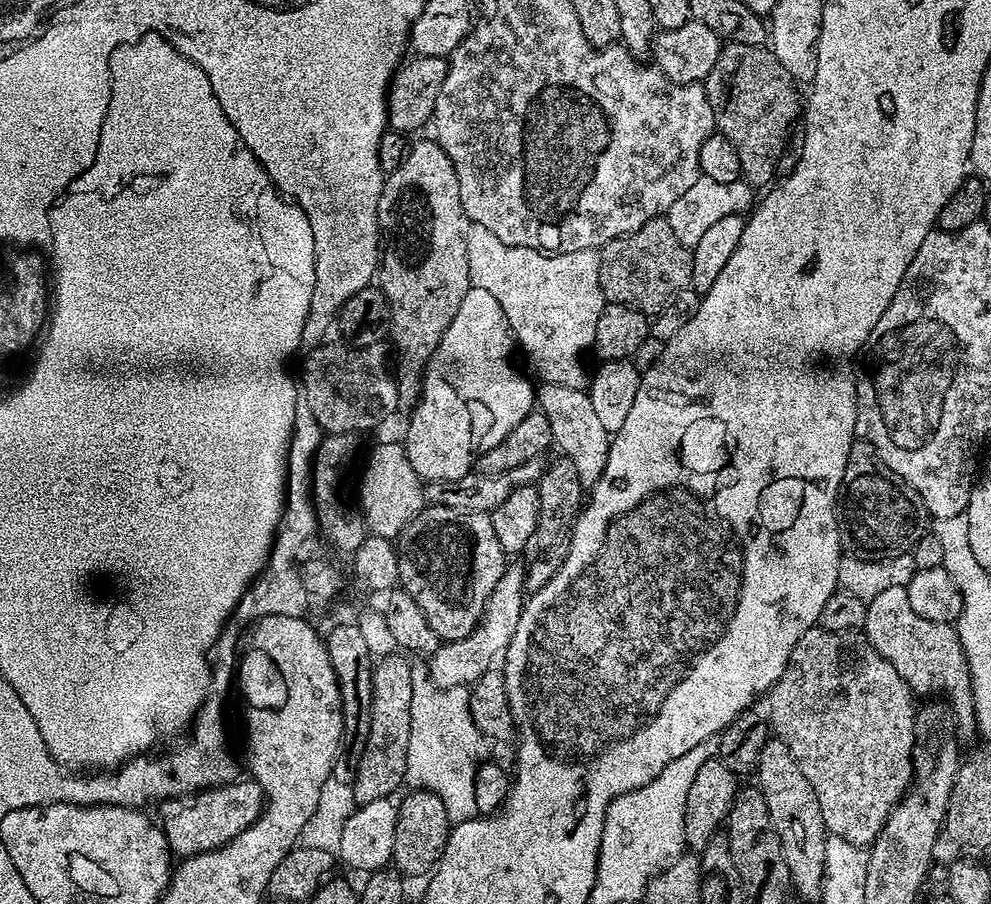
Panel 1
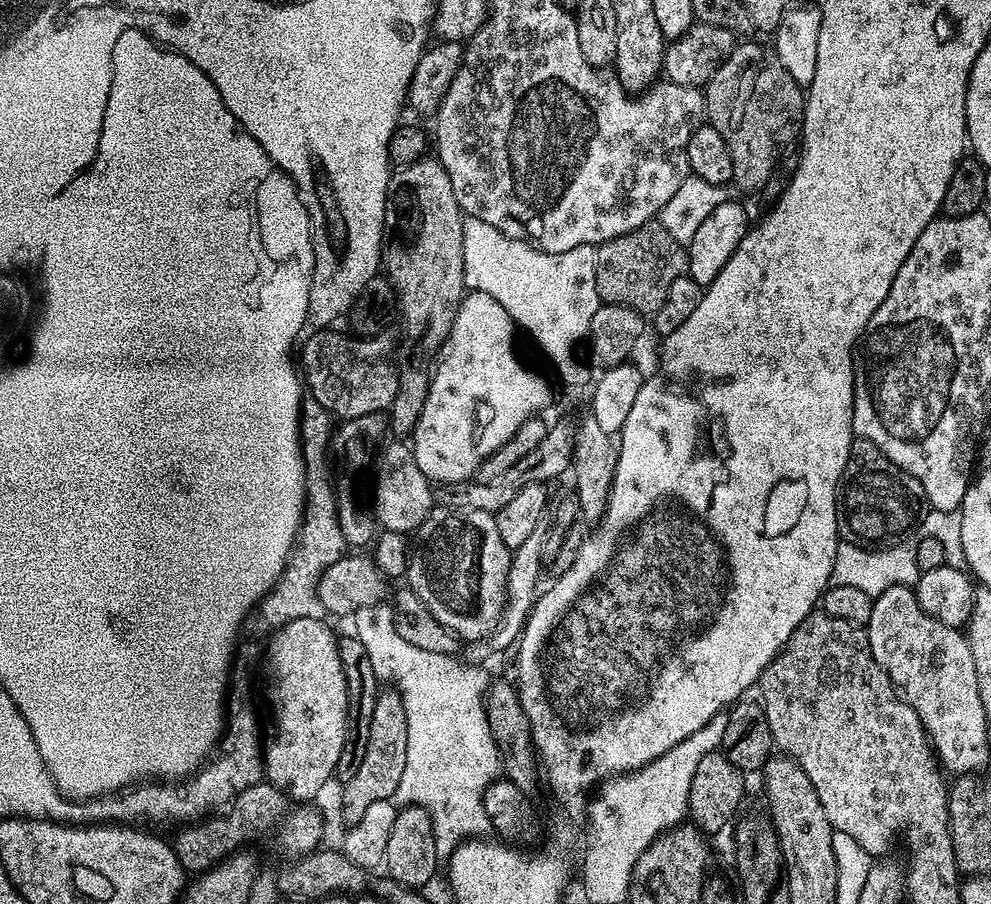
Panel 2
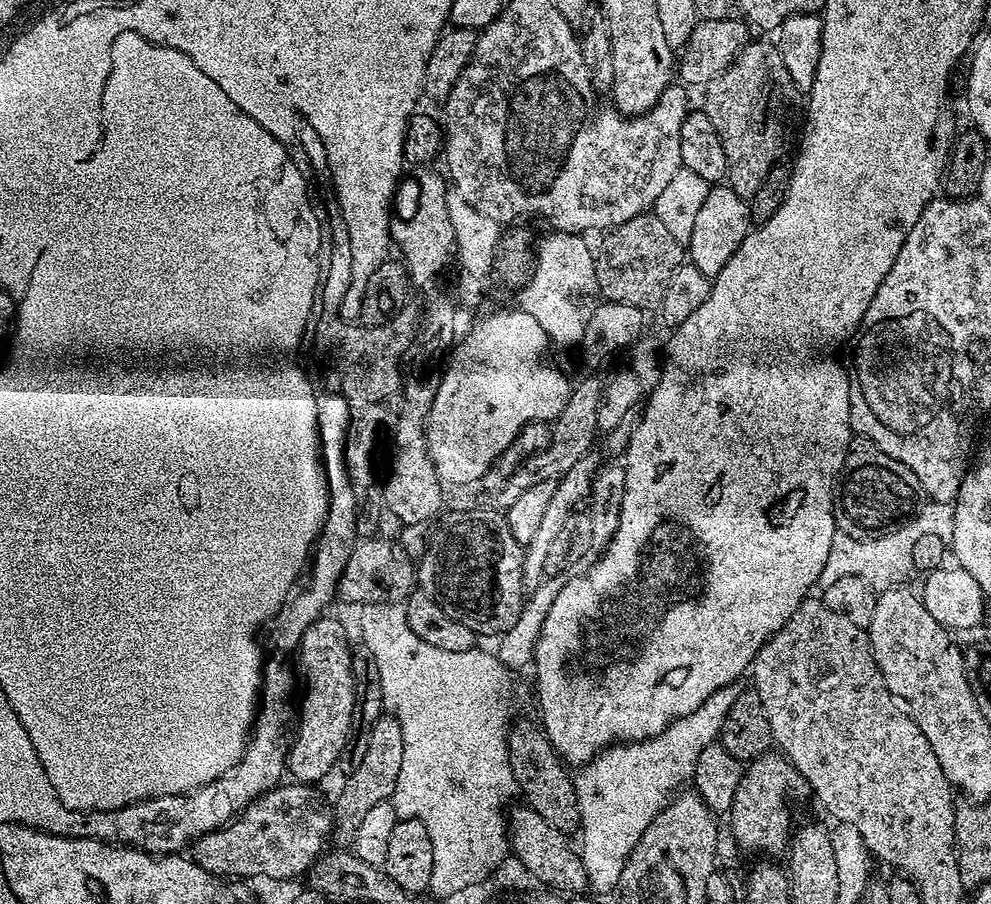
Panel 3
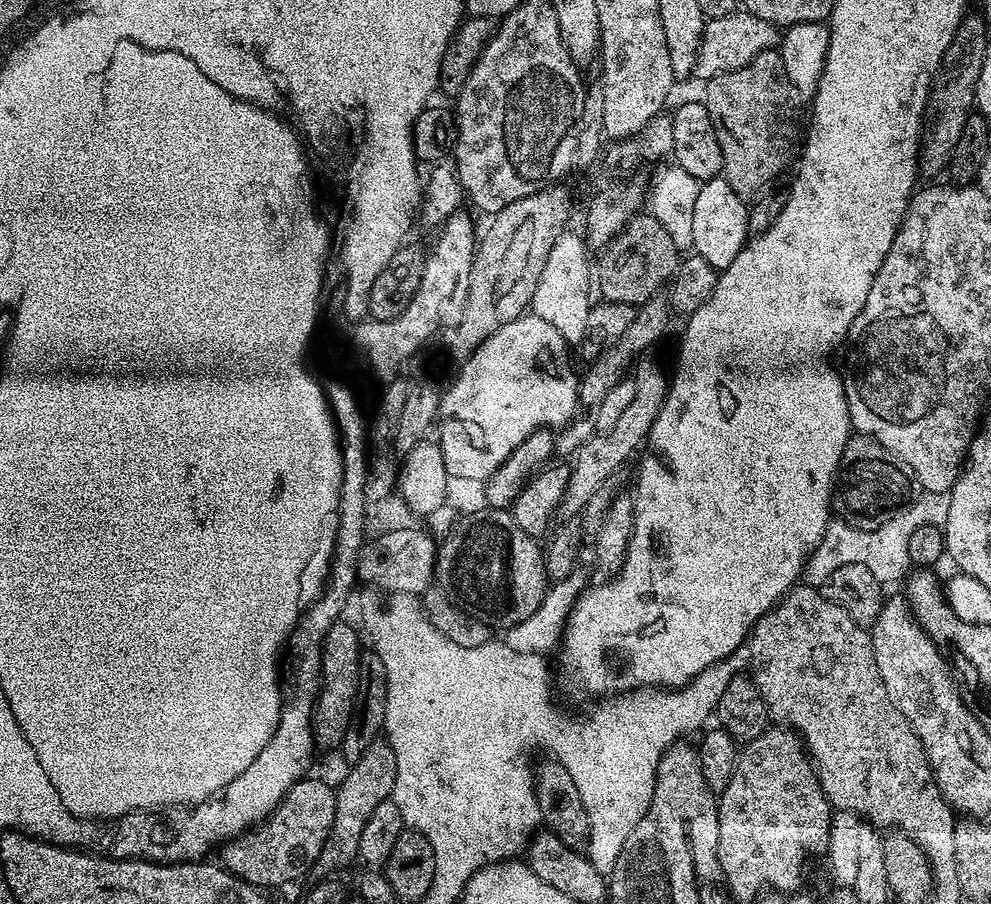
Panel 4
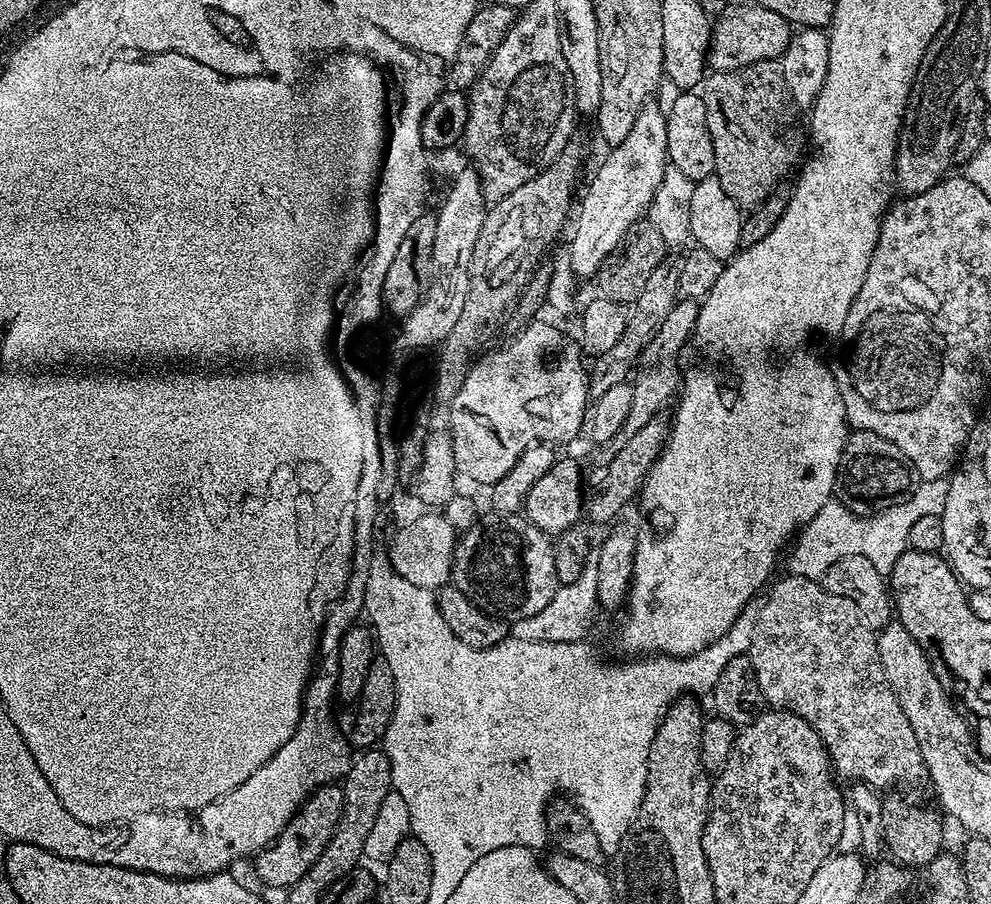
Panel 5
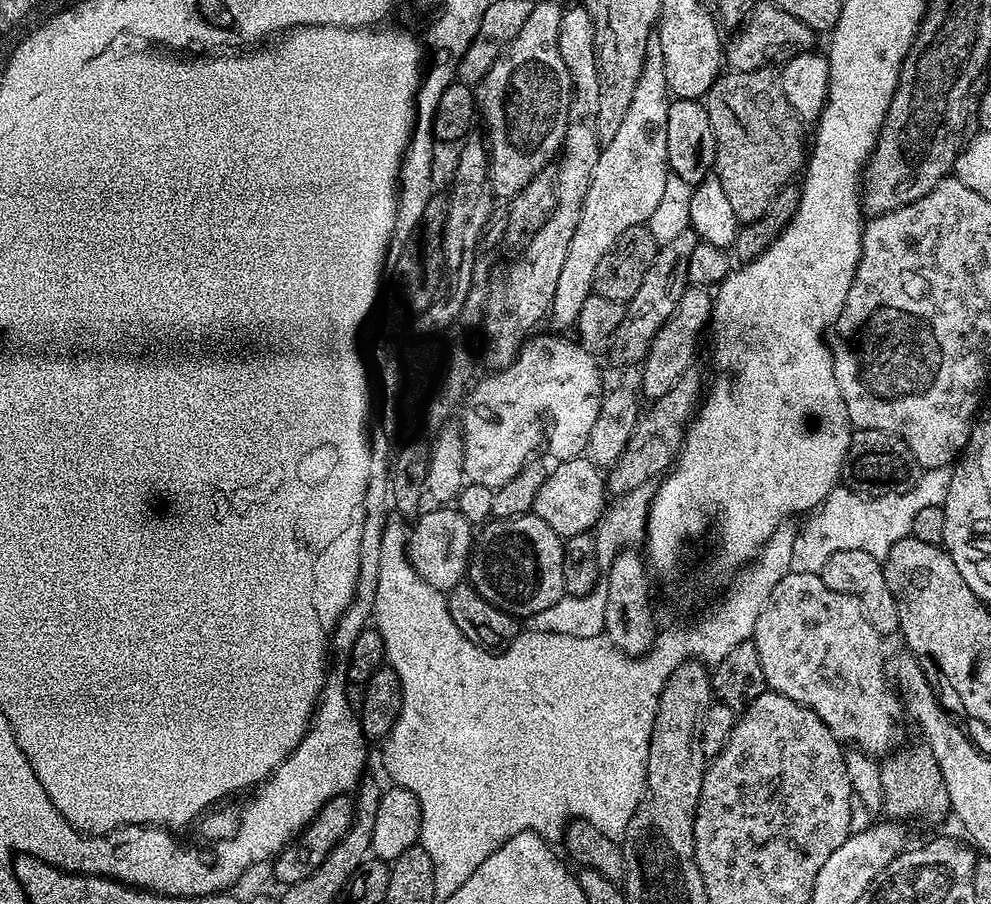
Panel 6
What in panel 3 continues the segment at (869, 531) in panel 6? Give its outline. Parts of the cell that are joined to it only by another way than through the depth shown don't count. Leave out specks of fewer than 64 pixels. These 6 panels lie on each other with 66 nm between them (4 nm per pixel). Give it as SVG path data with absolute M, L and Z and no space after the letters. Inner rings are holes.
M925 503L911 518L905 519L899 526L875 538L857 538L852 534L838 534L832 543L830 558L826 558L826 566L822 566L819 587L823 589L831 586L843 576L862 578L862 582L866 582L877 594L891 588L901 587L916 572L913 557L914 541L922 538L922 534L931 532L938 534L938 538L946 542L952 541L954 538L954 507L952 504Z

